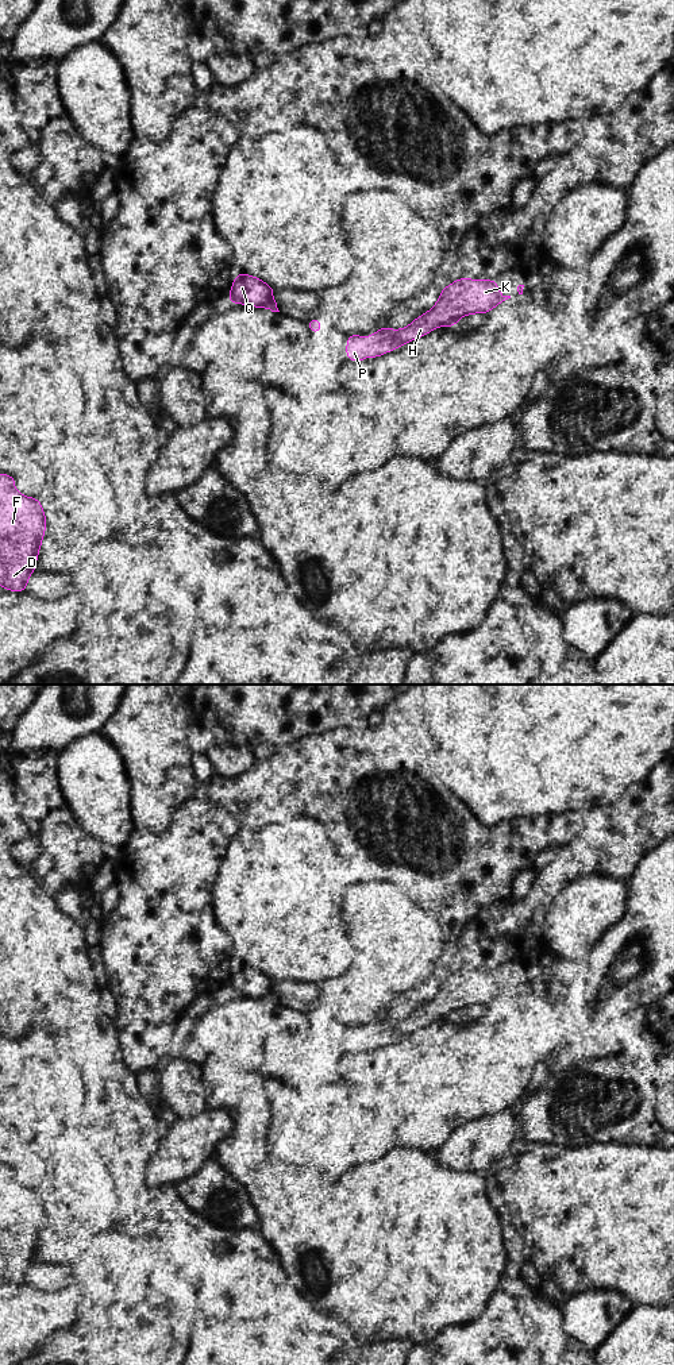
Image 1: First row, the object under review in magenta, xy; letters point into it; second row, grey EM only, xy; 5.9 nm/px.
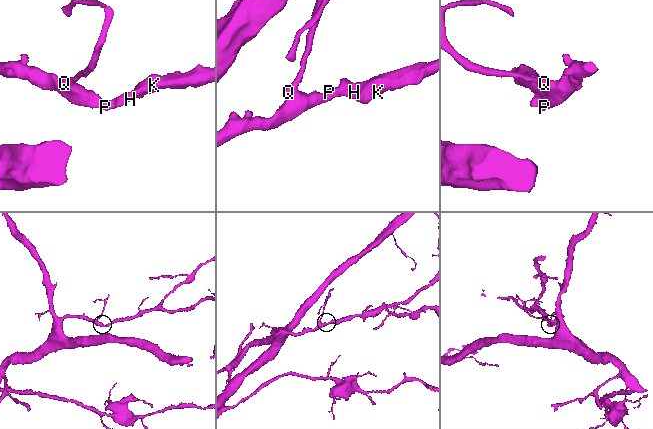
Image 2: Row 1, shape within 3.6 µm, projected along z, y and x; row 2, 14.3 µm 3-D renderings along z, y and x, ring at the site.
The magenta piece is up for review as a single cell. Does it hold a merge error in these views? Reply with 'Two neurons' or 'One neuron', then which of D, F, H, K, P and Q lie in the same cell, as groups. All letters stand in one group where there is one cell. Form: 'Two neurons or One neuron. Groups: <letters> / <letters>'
One neuron. Groups: D F H K P Q

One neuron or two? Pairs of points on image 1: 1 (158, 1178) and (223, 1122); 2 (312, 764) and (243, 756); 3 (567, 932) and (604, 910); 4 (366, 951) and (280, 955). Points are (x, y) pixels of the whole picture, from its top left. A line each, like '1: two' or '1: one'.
1: one
2: two
3: one
4: two

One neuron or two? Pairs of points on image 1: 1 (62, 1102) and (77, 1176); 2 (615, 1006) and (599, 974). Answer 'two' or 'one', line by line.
1: two
2: one

